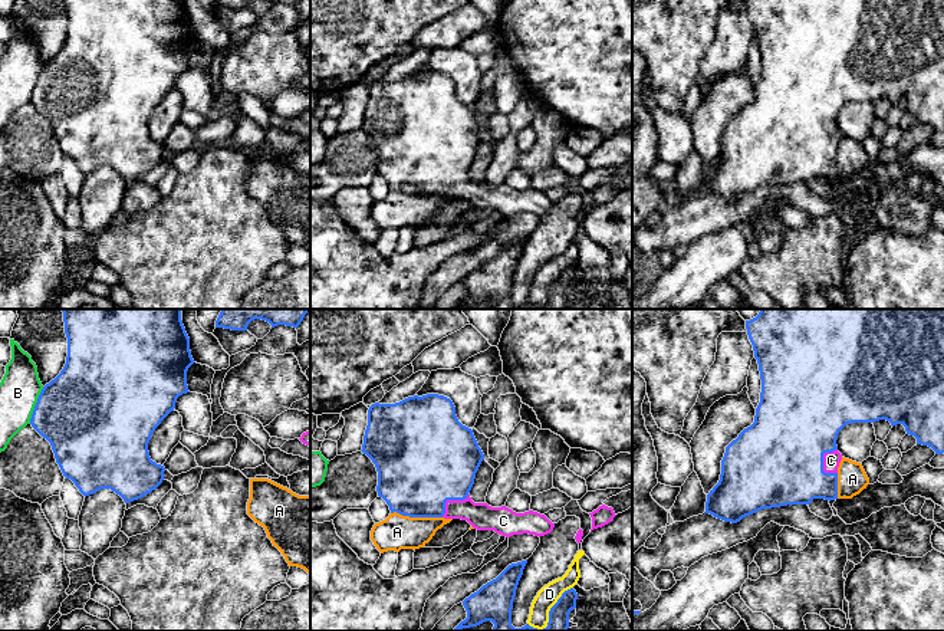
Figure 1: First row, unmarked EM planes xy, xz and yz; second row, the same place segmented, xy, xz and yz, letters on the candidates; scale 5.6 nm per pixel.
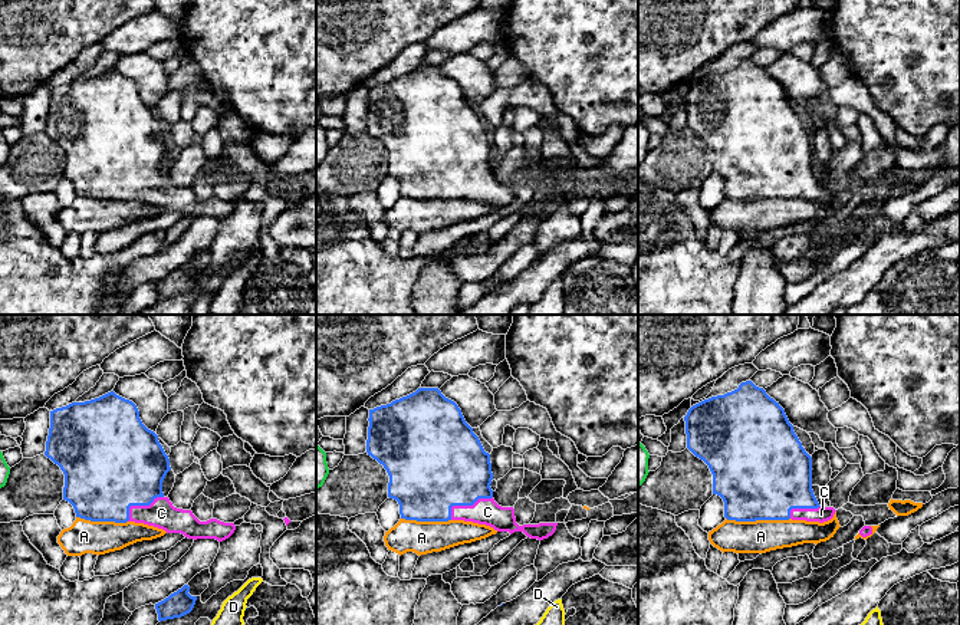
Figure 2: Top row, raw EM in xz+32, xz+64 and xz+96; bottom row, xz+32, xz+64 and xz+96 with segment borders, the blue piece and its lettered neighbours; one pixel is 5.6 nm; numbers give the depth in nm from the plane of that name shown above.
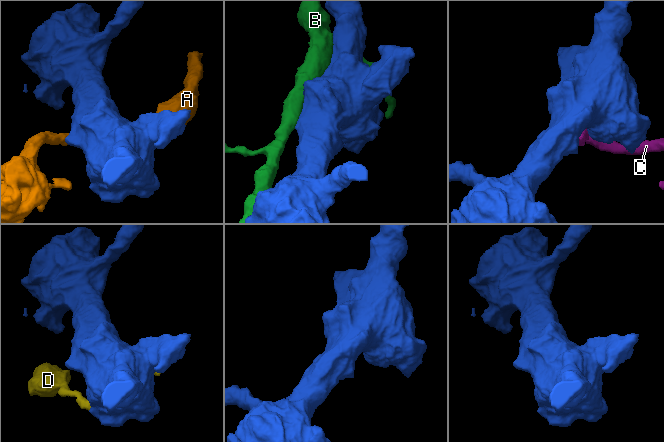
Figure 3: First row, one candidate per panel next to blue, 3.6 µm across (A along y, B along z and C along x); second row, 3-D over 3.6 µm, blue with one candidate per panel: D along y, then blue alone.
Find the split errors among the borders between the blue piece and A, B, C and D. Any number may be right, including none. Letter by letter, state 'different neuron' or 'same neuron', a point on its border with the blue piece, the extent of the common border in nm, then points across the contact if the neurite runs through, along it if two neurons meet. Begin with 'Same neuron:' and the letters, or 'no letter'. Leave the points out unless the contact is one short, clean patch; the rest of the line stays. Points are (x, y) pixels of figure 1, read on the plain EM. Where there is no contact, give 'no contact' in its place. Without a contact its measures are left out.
Same neuron: C
A: different neuron; contact xz (417, 194); length 280 nm
B: different neuron; contact xy (35, 84); length 220 nm
C: same neuron; contact yz (822, 135); length 160 nm; way yz (778, 138), (822, 135), (831, 138)
D: different neuron; contact xz (549, 292); length 340 nm

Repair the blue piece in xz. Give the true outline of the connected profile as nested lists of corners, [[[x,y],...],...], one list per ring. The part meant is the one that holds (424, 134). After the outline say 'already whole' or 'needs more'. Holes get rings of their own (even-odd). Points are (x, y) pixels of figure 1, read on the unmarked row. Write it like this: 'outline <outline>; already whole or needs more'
outline [[[444,73],[408,75],[368,88],[362,128],[376,145],[378,174],[409,195],[467,198],[477,208],[545,214],[555,206],[545,193],[474,181],[470,168],[484,132]]]; needs more

